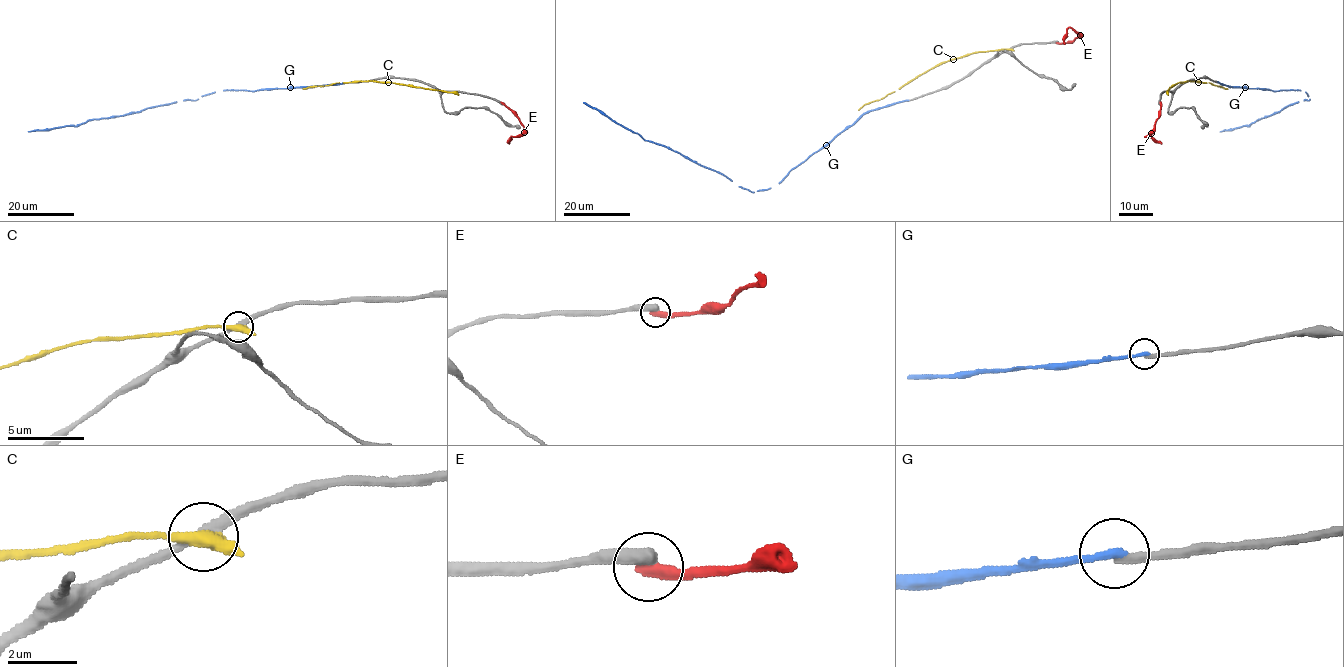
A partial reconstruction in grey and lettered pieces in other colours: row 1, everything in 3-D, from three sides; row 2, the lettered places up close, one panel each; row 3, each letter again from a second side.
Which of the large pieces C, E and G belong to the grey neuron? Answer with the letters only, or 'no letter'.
no letter

